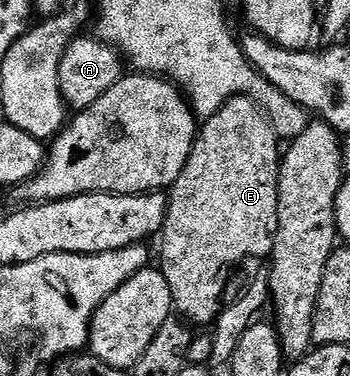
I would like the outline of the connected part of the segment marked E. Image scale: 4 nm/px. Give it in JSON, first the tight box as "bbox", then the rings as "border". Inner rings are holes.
{"bbox":[158,97,282,327],"border":[[[231,97],[214,116],[199,126],[190,159],[186,159],[182,175],[178,175],[167,194],[168,210],[164,216],[164,226],[158,234],[160,274],[166,283],[170,283],[175,312],[193,326],[208,327],[215,322],[225,300],[228,276],[235,265],[242,264],[247,257],[267,258],[271,254],[272,240],[278,231],[281,160],[282,145],[272,122],[268,120],[268,114],[262,112],[260,106],[249,97]]]}

